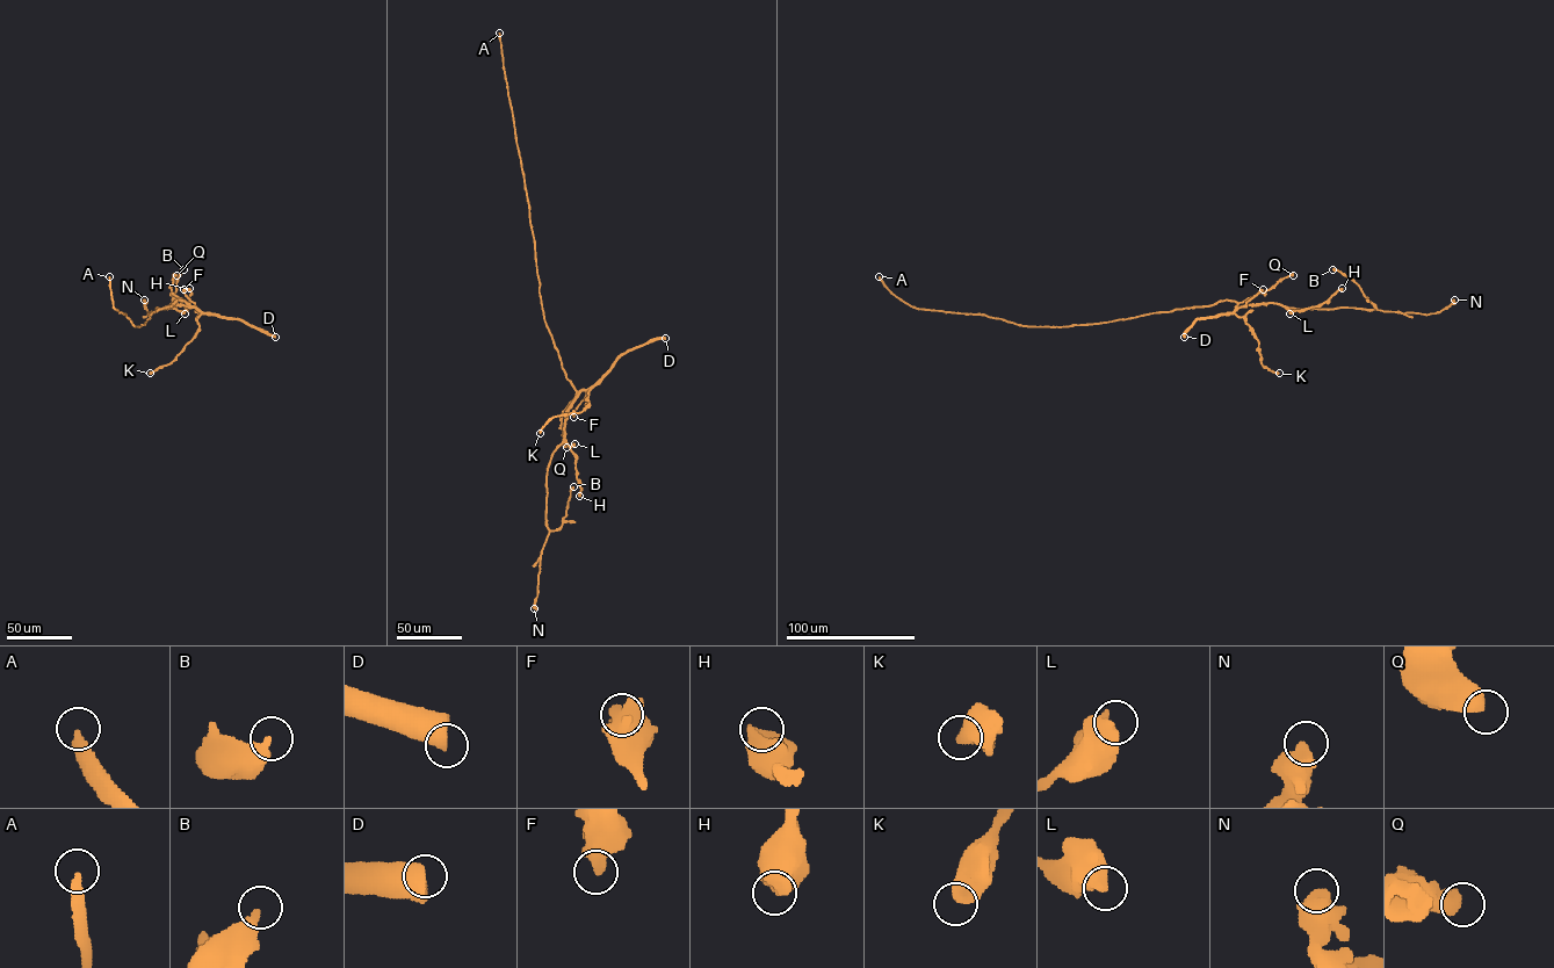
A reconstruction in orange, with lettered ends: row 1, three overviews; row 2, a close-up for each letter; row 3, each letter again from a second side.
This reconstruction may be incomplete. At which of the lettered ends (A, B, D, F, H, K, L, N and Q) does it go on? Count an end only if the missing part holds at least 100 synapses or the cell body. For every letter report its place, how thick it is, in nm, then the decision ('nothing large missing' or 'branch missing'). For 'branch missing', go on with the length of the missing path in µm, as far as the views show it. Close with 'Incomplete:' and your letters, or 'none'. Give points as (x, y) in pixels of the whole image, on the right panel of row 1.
A: place (879, 276); calibre 320 nm; branch missing; missing 250 µm
B: place (1332, 269); calibre 380 nm; nothing large missing
D: place (1184, 337); calibre 700 nm; nothing large missing
F: place (1263, 289); calibre 500 nm; nothing large missing
H: place (1342, 288); calibre 650 nm; nothing large missing
K: place (1279, 373); calibre 550 nm; nothing large missing
L: place (1289, 313); calibre 600 nm; nothing large missing
N: place (1454, 300); calibre 700 nm; nothing large missing
Q: place (1293, 275); calibre 600 nm; nothing large missing
Incomplete: A

